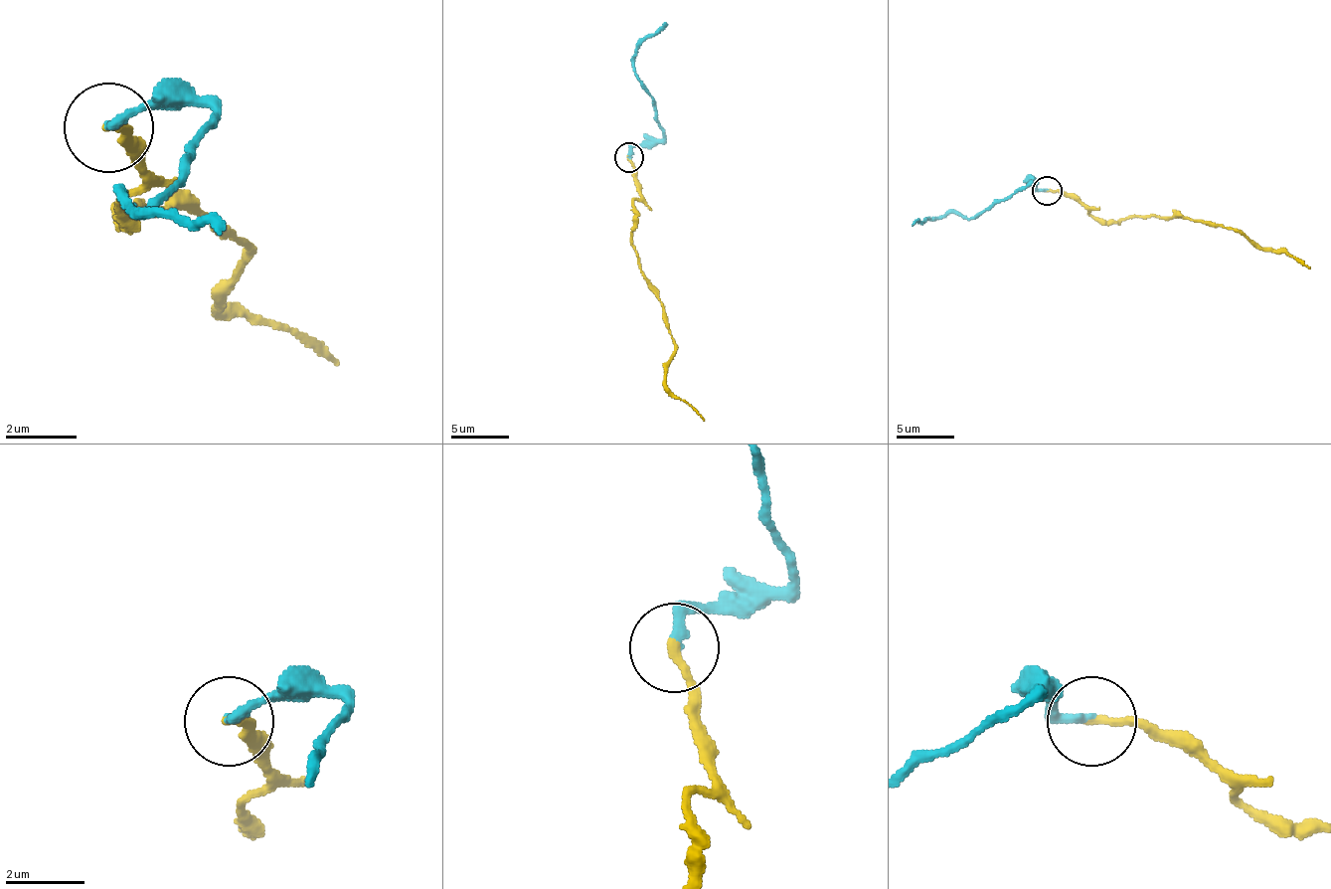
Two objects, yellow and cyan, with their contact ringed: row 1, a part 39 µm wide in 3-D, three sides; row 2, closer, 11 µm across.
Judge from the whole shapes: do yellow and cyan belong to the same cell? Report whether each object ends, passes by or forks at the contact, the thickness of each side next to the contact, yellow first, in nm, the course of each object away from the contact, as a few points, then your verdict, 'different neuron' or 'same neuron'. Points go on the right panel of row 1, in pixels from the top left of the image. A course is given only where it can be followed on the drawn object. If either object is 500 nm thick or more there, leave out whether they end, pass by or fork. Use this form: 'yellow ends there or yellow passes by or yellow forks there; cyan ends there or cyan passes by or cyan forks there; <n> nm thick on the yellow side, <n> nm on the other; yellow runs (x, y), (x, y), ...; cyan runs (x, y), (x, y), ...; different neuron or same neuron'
yellow ends there; cyan ends there; 220 nm thick on the yellow side, 280 nm on the other; yellow runs (1048, 190), (1074, 196), (1099, 219), (1185, 216), (1235, 228), (1263, 249), (1293, 255), (1310, 268); cyan runs (1048, 190), (1033, 184), (992, 202), (968, 219), (945, 213), (913, 225); different neuron

